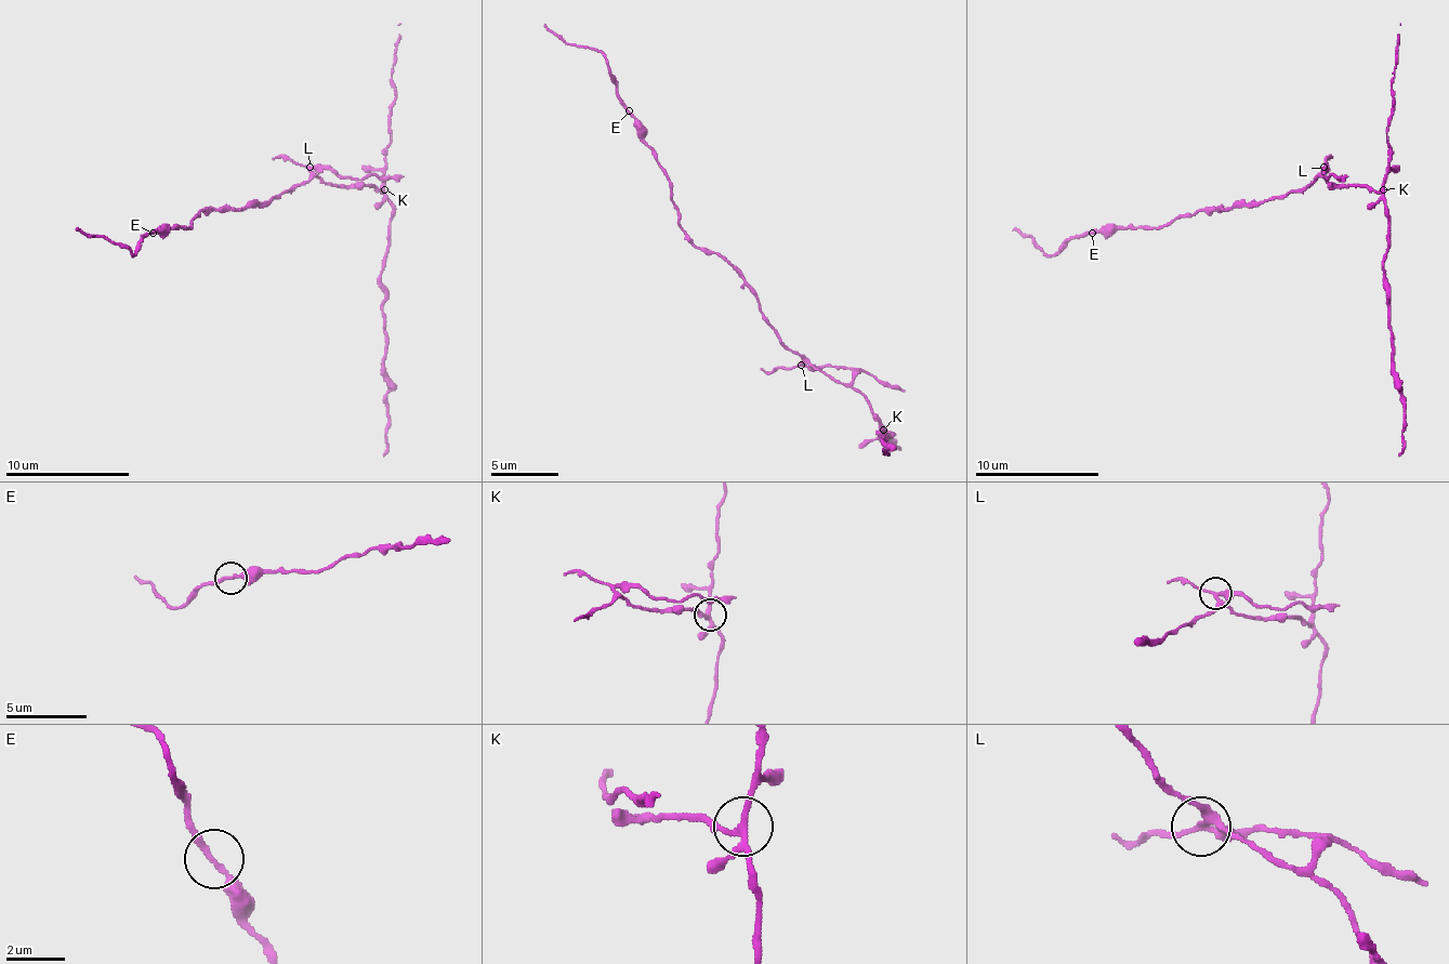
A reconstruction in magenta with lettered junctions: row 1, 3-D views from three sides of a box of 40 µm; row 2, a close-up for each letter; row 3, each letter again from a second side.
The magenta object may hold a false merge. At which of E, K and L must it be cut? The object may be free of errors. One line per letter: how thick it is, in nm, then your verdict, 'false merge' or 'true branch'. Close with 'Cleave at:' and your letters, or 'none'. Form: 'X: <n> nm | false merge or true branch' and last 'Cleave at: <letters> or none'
E: 200 nm | true branch
K: 220 nm | true branch
L: 240 nm | false merge
Cleave at: L

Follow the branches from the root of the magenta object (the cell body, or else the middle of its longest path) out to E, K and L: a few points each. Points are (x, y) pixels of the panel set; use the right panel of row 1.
E: (1299, 193), (1265, 202), (1237, 202), (1232, 208), (1207, 208), (1160, 226), (1104, 226), (1092, 233)
K: (1299, 193), (1315, 177), (1336, 186), (1383, 189)
L: (1299, 193), (1324, 168)

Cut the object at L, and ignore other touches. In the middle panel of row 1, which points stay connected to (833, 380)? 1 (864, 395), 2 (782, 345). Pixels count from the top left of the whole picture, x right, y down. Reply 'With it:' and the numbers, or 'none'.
With it: 1, 2

